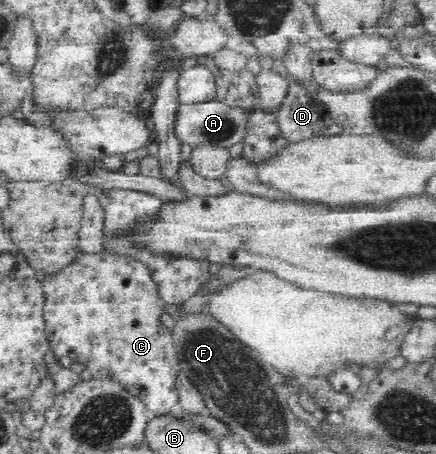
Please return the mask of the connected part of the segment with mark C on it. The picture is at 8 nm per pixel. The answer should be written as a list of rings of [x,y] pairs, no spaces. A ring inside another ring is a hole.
[[[104,250],[100,253],[80,252],[68,267],[46,276],[42,283],[45,333],[56,358],[73,367],[77,363],[84,363],[84,367],[92,371],[97,379],[118,381],[146,404],[148,421],[179,407],[177,381],[181,368],[171,331],[160,323],[166,304],[158,296],[152,272],[146,263]]]

